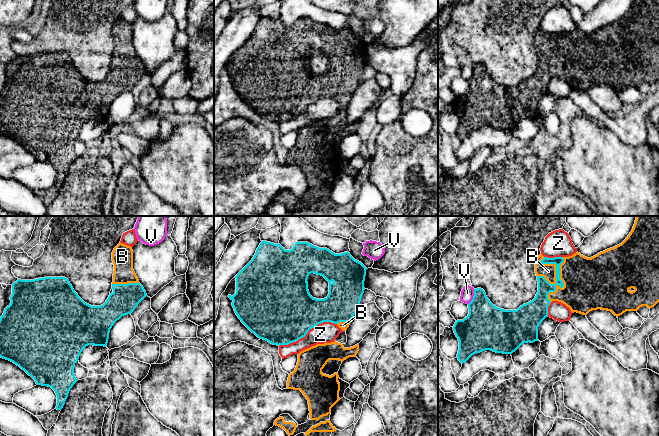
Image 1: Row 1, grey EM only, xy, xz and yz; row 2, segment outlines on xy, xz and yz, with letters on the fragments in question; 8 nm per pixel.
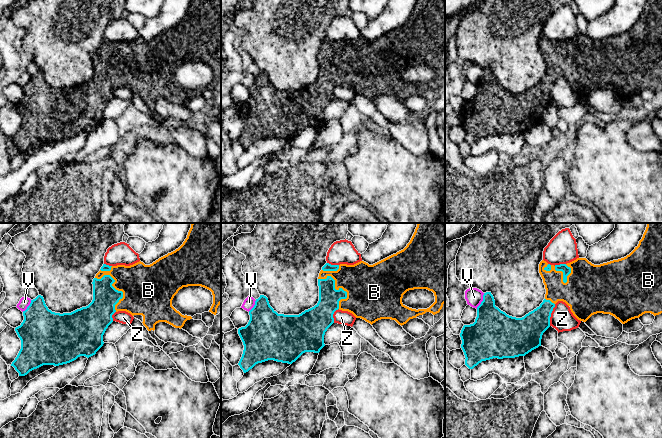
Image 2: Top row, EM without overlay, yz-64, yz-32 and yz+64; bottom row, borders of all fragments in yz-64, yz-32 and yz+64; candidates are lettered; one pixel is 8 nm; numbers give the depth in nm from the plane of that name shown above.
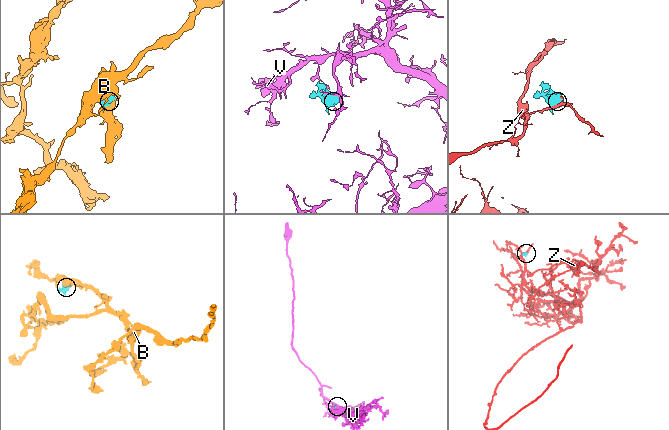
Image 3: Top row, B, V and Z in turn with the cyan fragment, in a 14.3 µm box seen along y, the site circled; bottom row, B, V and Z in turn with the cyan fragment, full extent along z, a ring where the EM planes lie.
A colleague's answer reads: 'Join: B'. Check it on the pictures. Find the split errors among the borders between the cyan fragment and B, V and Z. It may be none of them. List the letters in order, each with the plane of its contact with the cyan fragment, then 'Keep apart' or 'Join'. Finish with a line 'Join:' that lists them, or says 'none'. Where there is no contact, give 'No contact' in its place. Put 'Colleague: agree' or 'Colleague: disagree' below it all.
B: Touches cyan in yz. Join
V: Touches cyan in yz. Keep apart
Z: Touches cyan in xz. Keep apart
Join: B
Colleague: agree

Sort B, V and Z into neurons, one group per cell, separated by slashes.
B / V / Z

